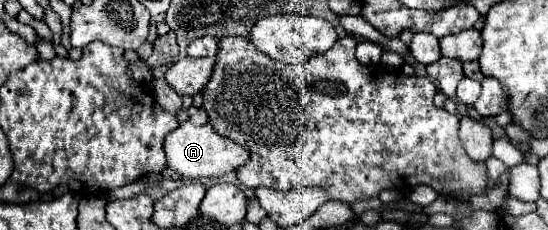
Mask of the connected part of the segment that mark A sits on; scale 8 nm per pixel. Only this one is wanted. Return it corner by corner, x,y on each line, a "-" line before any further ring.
191,121
181,123
177,129
169,133
163,141
163,149
167,155
167,167
183,175
185,179
199,179
199,177
219,177
225,173
233,173
249,159
249,151
225,137
219,137
209,123
195,125

